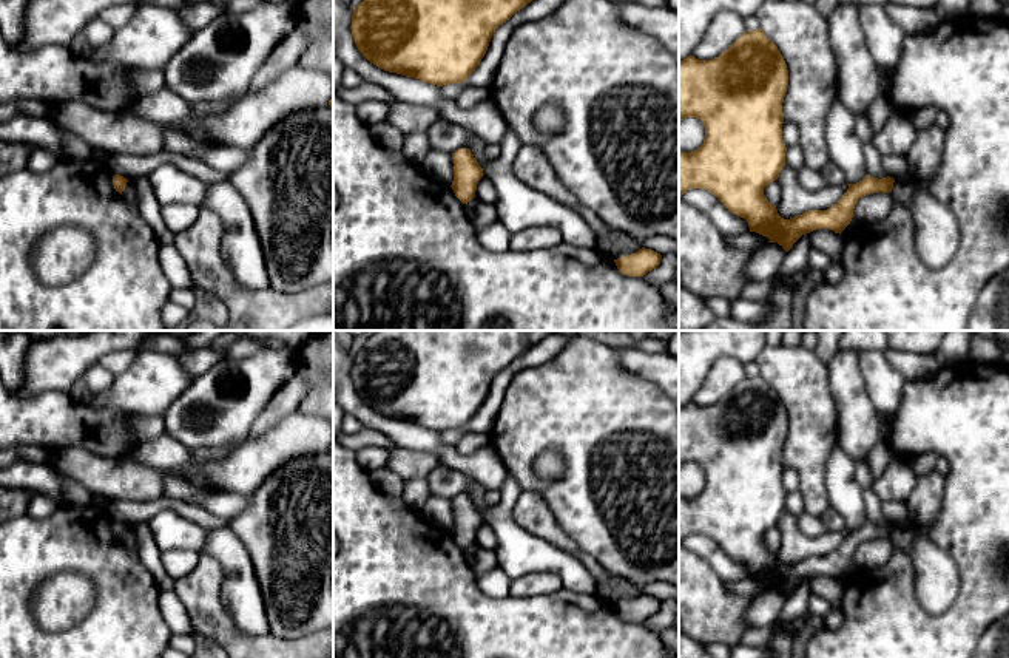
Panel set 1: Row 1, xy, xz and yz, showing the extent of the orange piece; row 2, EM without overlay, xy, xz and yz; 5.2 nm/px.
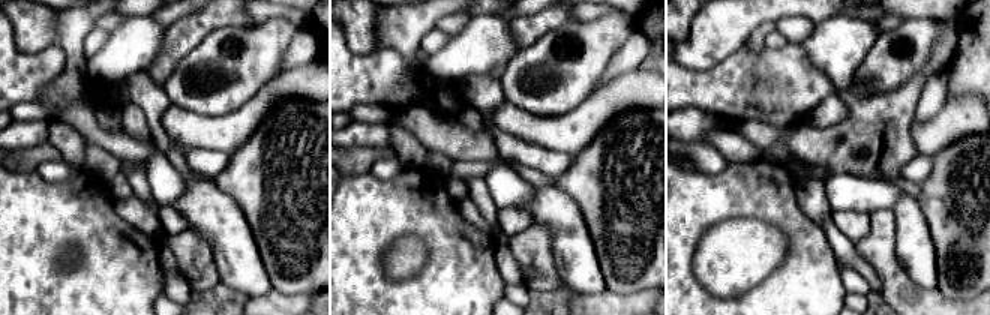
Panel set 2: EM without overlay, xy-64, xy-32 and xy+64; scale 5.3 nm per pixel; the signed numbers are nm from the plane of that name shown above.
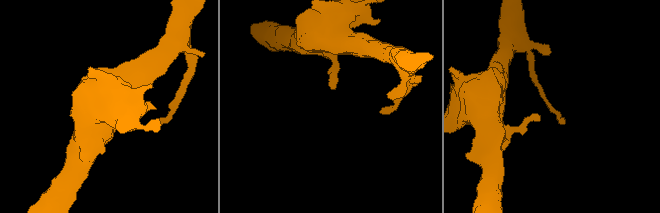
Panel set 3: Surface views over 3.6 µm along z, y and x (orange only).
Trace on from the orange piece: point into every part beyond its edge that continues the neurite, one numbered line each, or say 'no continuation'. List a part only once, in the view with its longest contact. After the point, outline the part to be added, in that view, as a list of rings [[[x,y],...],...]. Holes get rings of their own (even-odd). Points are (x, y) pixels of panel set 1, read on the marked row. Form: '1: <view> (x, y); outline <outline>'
no continuation

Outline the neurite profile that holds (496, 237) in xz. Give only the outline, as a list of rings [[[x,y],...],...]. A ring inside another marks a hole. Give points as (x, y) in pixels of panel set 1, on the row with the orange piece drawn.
[[[497,219],[481,230],[475,230],[478,243],[491,252],[509,250],[512,233]]]

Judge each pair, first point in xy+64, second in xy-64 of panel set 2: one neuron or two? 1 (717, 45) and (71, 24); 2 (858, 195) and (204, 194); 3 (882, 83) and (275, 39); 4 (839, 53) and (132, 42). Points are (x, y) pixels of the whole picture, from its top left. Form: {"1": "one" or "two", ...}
{"1": "one", "2": "two", "3": "one", "4": "one"}

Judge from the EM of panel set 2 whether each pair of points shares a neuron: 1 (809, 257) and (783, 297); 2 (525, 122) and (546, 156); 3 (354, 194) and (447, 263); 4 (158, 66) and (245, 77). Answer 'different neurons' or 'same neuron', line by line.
1: same neuron
2: different neurons
3: same neuron
4: different neurons

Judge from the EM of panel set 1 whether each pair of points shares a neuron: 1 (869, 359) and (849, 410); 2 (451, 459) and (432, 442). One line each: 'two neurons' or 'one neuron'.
1: two neurons
2: one neuron

